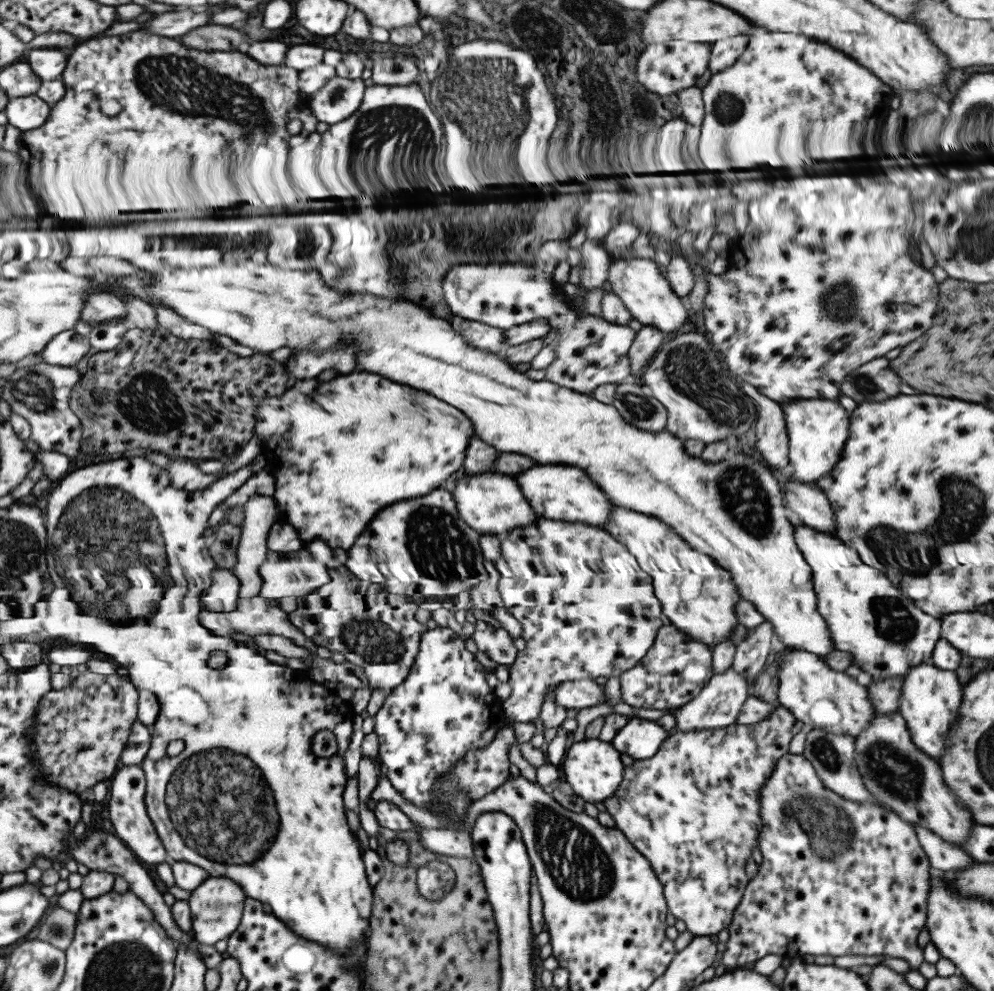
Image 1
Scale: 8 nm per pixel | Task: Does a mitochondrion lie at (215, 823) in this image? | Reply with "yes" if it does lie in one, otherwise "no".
yes

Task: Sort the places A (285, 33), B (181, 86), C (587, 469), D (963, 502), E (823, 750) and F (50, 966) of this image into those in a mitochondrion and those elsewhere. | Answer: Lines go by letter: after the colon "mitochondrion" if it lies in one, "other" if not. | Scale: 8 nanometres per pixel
A: other
B: mitochondrion
C: other
D: mitochondrion
E: mitochondrion
F: mitochondrion

